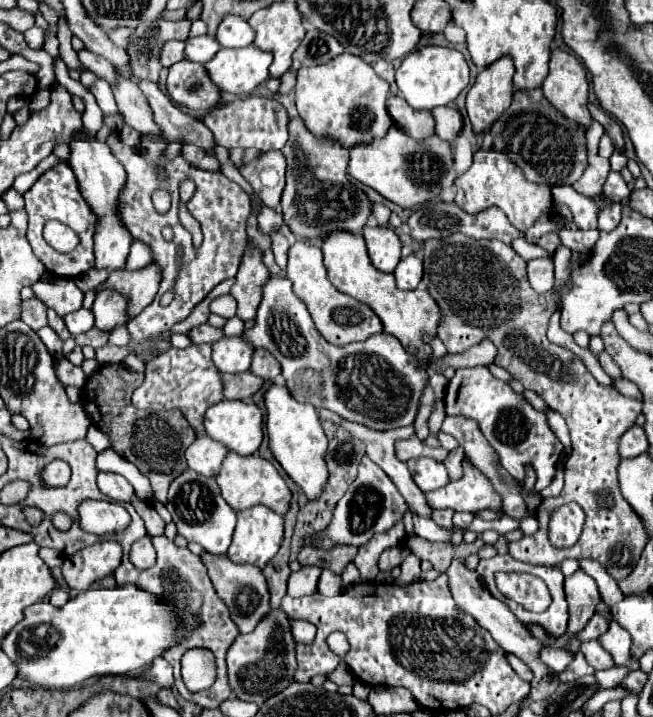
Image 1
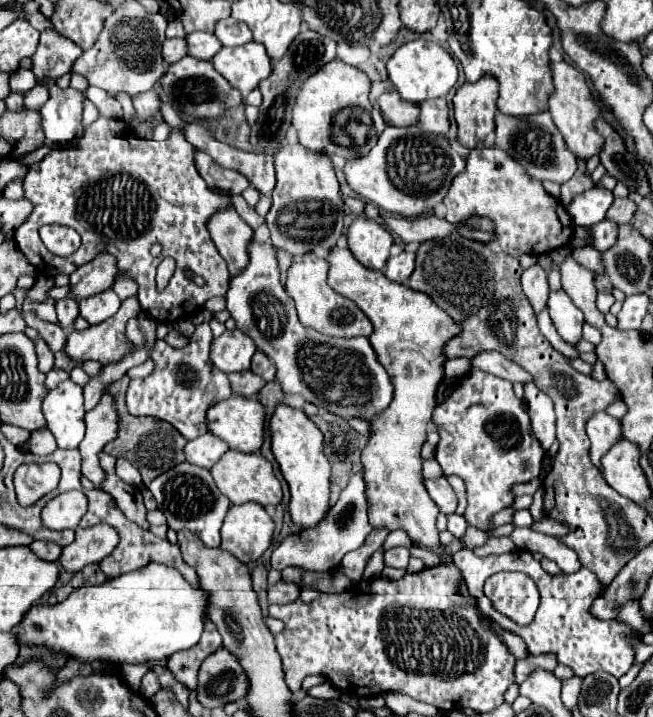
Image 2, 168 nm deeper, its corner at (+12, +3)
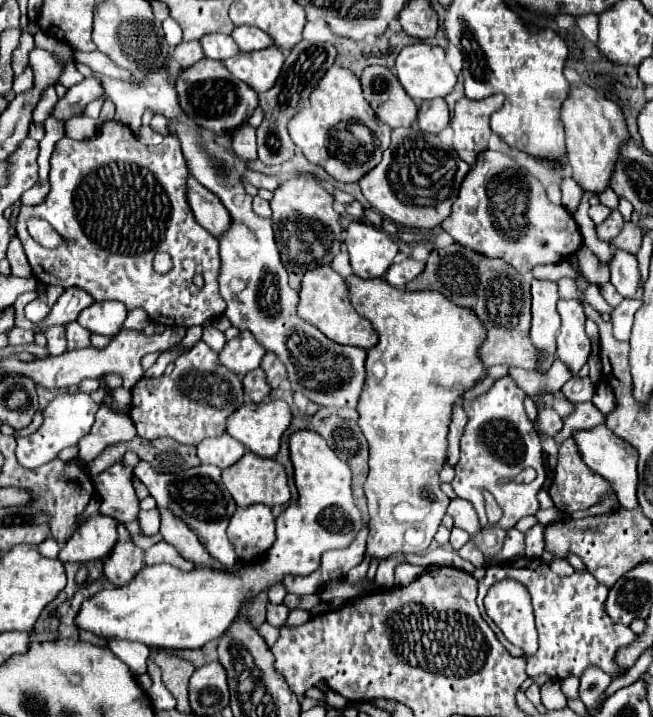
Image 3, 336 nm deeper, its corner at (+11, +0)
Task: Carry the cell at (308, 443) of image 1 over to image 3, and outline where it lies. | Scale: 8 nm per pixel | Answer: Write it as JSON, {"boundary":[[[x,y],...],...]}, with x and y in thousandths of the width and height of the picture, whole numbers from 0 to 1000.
{"boundary":[[[461,600],[446,605],[443,611],[446,625],[446,644],[452,653],[452,678],[458,683],[458,695],[452,706],[440,706],[424,720],[424,753],[412,764],[409,775],[397,784],[366,789],[363,795],[332,795],[302,789],[292,798],[280,798],[259,787],[237,787],[219,792],[194,817],[155,823],[139,837],[127,840],[115,868],[121,876],[130,876],[155,890],[198,890],[225,898],[228,904],[253,904],[253,907],[274,907],[274,904],[308,904],[323,893],[335,893],[357,865],[363,865],[381,837],[394,834],[397,826],[412,823],[421,815],[430,815],[436,803],[473,803],[492,789],[492,773],[501,767],[531,764],[547,742],[556,736],[556,714],[547,709],[538,681],[538,656],[534,650],[519,642],[519,636],[498,619],[498,614],[482,600]]]}

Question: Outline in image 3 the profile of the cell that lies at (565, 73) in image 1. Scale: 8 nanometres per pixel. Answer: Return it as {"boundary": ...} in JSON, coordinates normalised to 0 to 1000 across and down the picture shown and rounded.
{"boundary":[[[887,117],[874,123],[871,137],[862,142],[859,167],[865,173],[865,195],[868,195],[868,223],[874,232],[877,251],[893,262],[893,268],[920,271],[933,262],[933,251],[939,245],[939,229],[945,226],[945,212],[963,195],[957,162],[951,151],[902,123],[899,117]]]}

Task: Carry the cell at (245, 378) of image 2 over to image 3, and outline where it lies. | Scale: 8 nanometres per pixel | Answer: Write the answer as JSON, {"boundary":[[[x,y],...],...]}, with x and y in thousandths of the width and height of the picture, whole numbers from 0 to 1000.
{"boundary":[[[400,513],[381,519],[372,527],[372,541],[375,541],[378,555],[387,558],[387,561],[403,561],[415,547],[415,538],[412,538],[412,533],[406,527],[406,519]]]}

